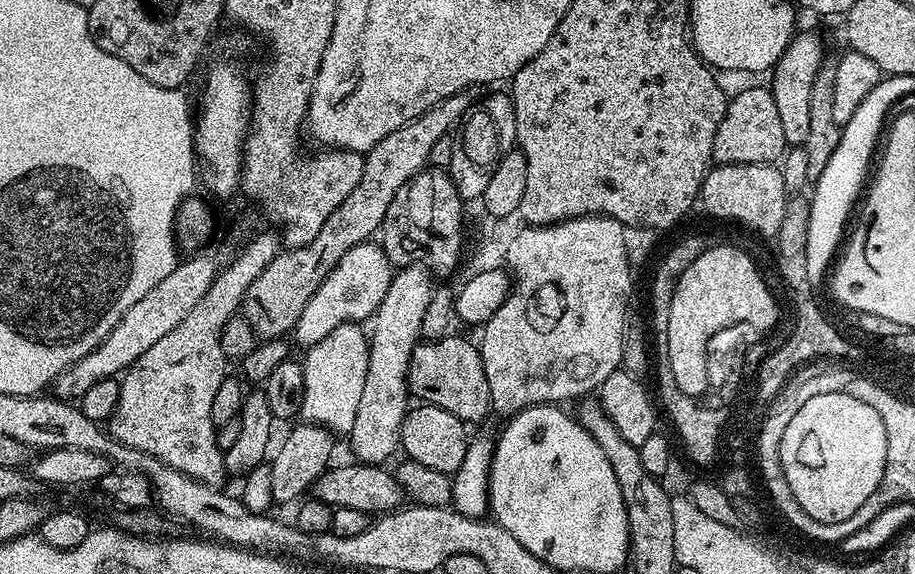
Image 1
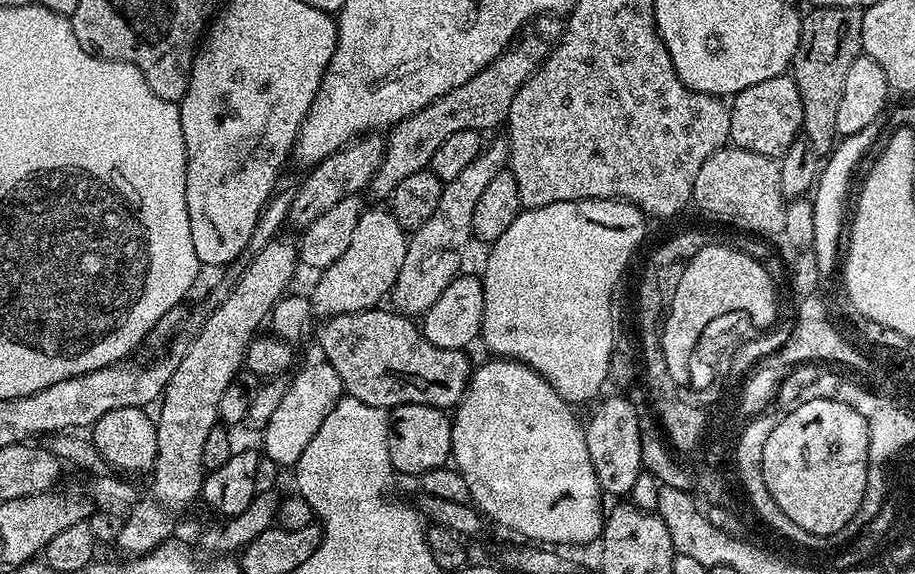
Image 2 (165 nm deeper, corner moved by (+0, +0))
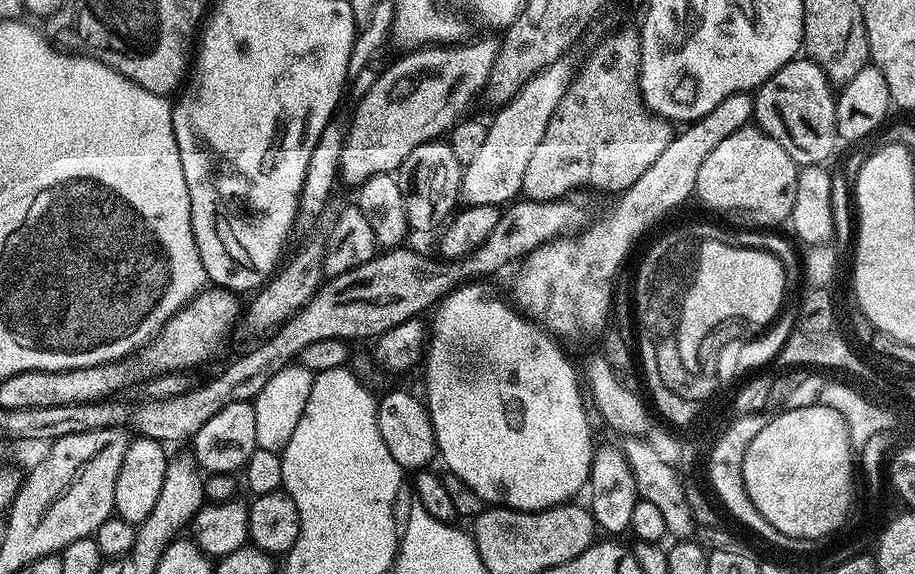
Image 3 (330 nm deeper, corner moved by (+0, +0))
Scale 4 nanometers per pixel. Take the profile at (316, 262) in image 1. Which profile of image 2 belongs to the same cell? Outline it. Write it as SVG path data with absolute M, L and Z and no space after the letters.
M556 14L535 16L517 32L501 56L474 74L470 82L442 94L442 98L430 102L430 106L393 124L386 136L384 157L370 185L370 192L380 199L377 201L387 201L402 178L410 178L410 174L425 171L434 152L446 138L450 138L450 134L458 134L458 130L483 133L484 128L496 128L499 124L501 127L510 114L510 102L514 102L514 94L522 90L522 86L544 63L544 59L556 49L556 43L564 33L564 25L565 21Z

